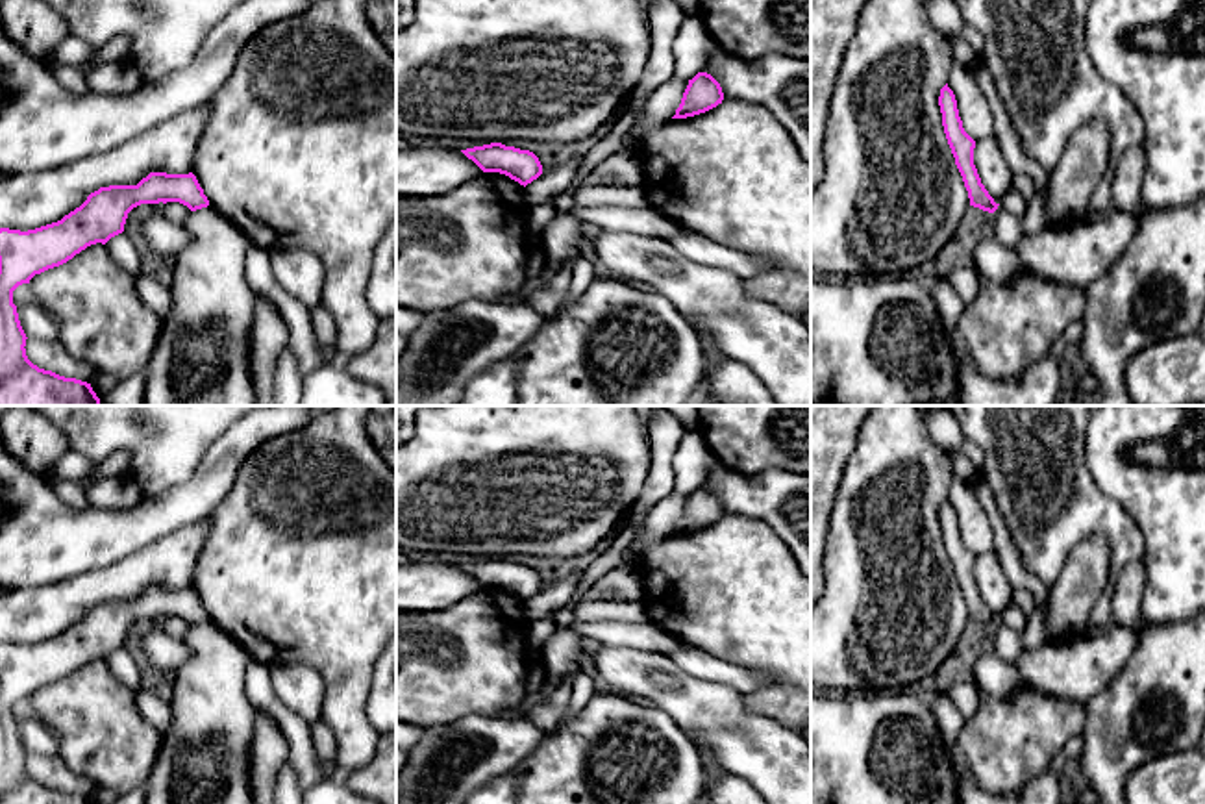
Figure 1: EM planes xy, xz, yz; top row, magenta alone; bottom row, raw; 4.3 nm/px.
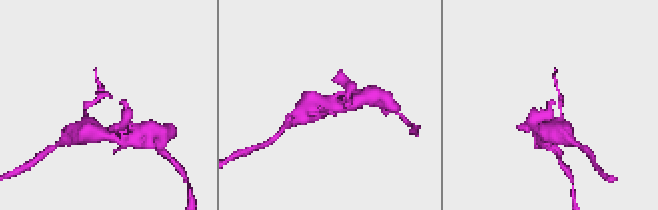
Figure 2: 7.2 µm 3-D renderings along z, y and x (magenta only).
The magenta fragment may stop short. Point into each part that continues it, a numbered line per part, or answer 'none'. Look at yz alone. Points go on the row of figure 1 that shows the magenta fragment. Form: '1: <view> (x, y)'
none

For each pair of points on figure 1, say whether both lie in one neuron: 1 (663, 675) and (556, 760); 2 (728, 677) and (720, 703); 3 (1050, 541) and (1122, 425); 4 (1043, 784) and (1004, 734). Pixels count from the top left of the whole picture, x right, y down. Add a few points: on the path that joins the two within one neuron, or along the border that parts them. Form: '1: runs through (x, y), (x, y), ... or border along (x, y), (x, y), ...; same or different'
1: border along (598, 688), (628, 697); different
2: border along (683, 669), (698, 678), (724, 682), (743, 697); different
3: border along (1083, 434), (1083, 465), (1093, 482), (1122, 506); different
4: border along (1046, 766), (1024, 784); different

